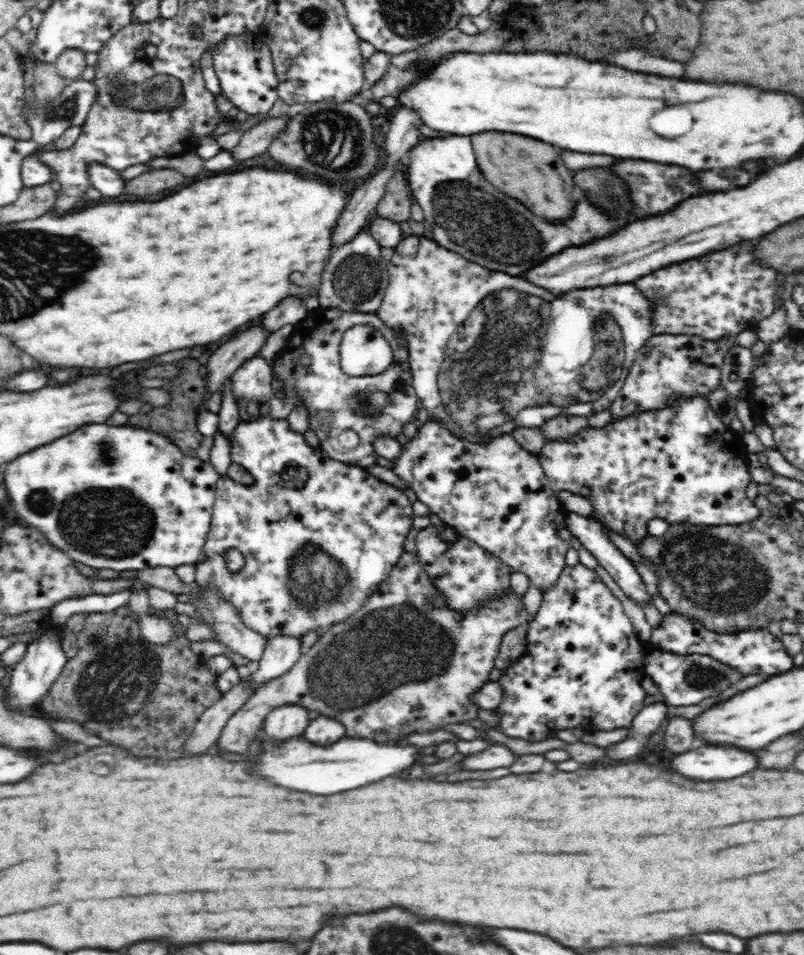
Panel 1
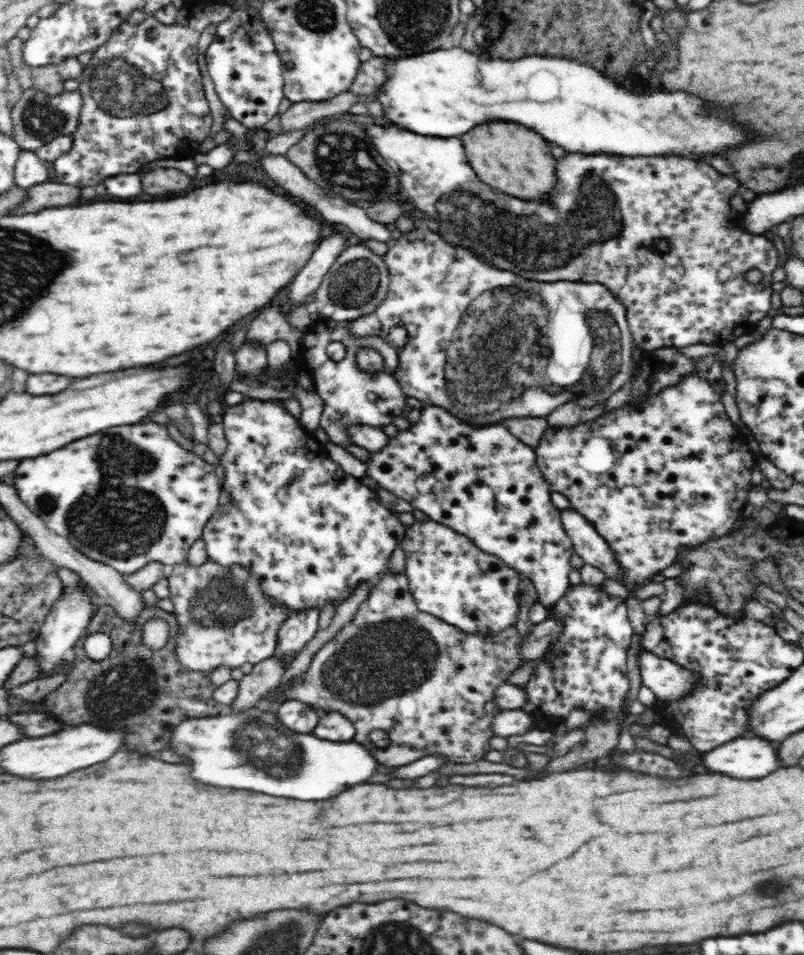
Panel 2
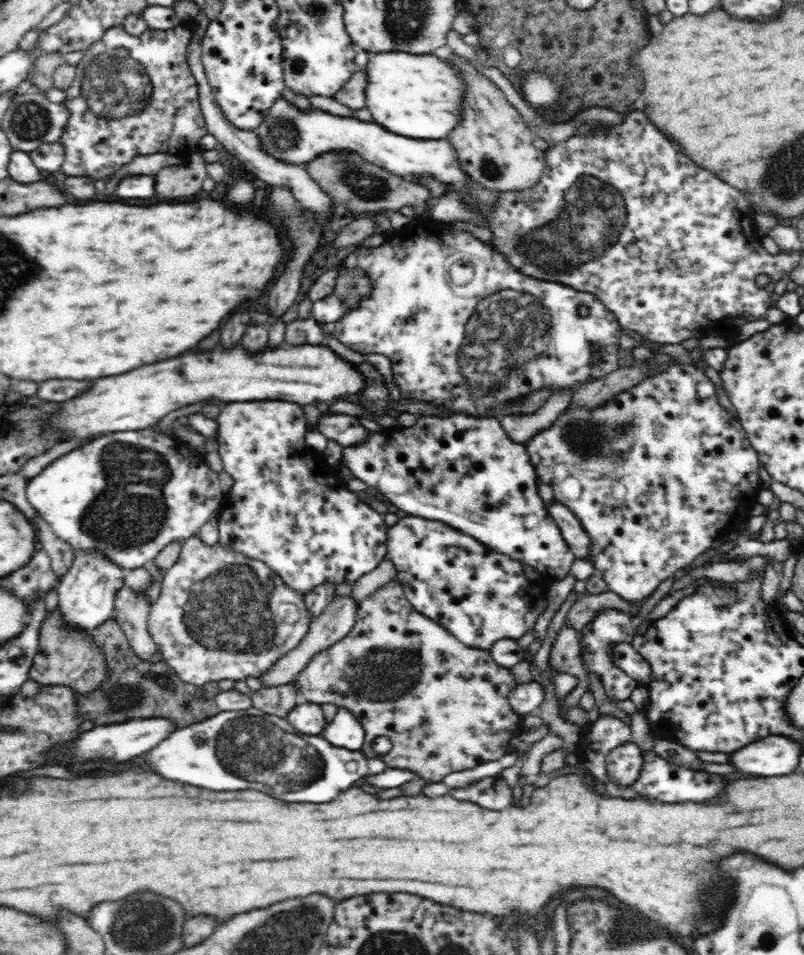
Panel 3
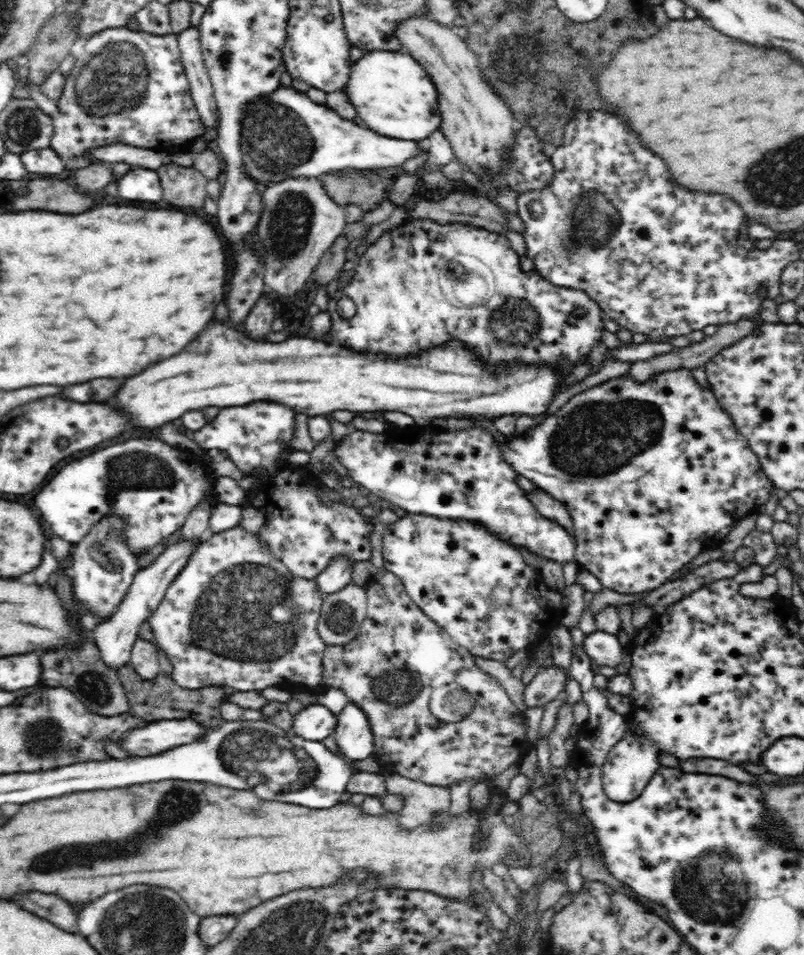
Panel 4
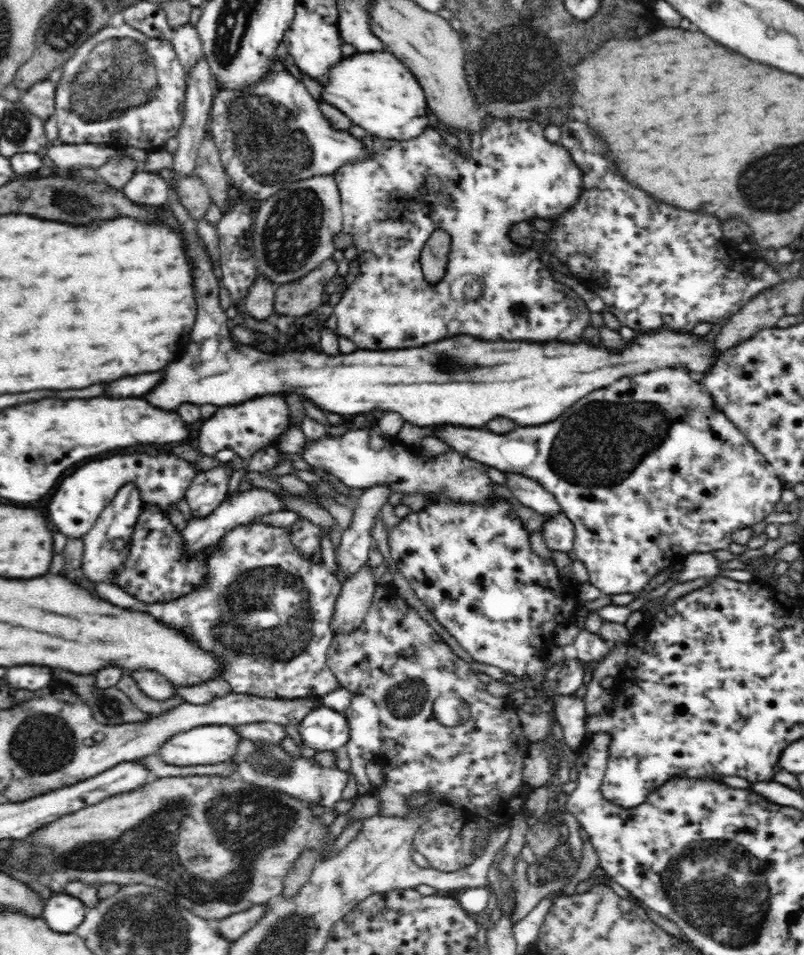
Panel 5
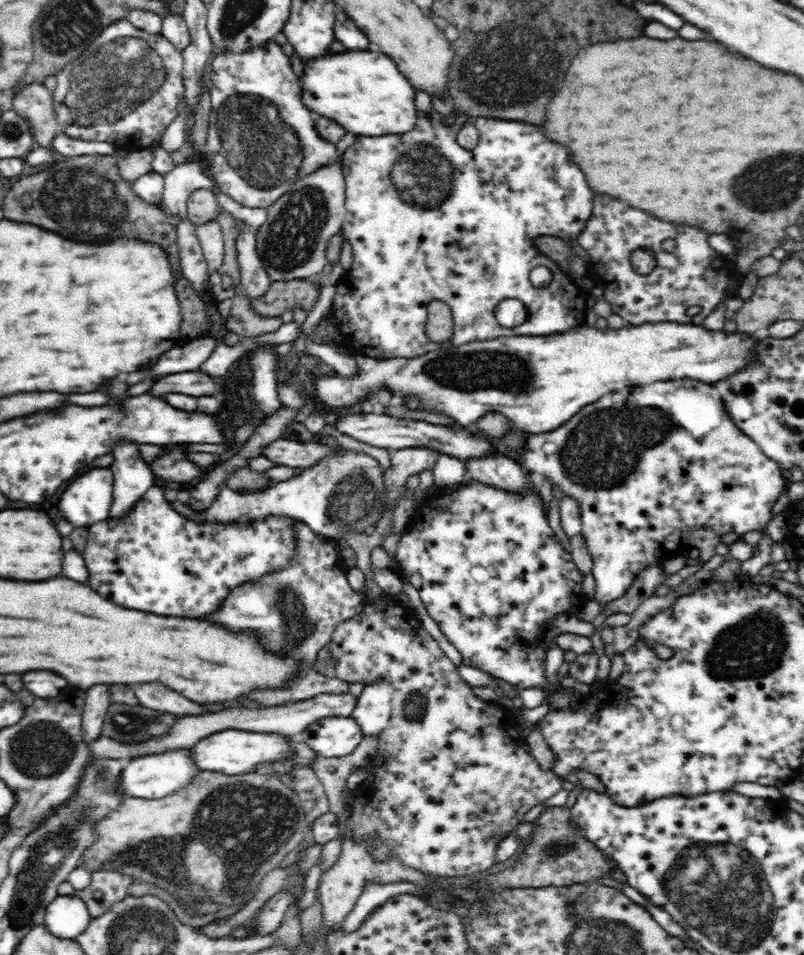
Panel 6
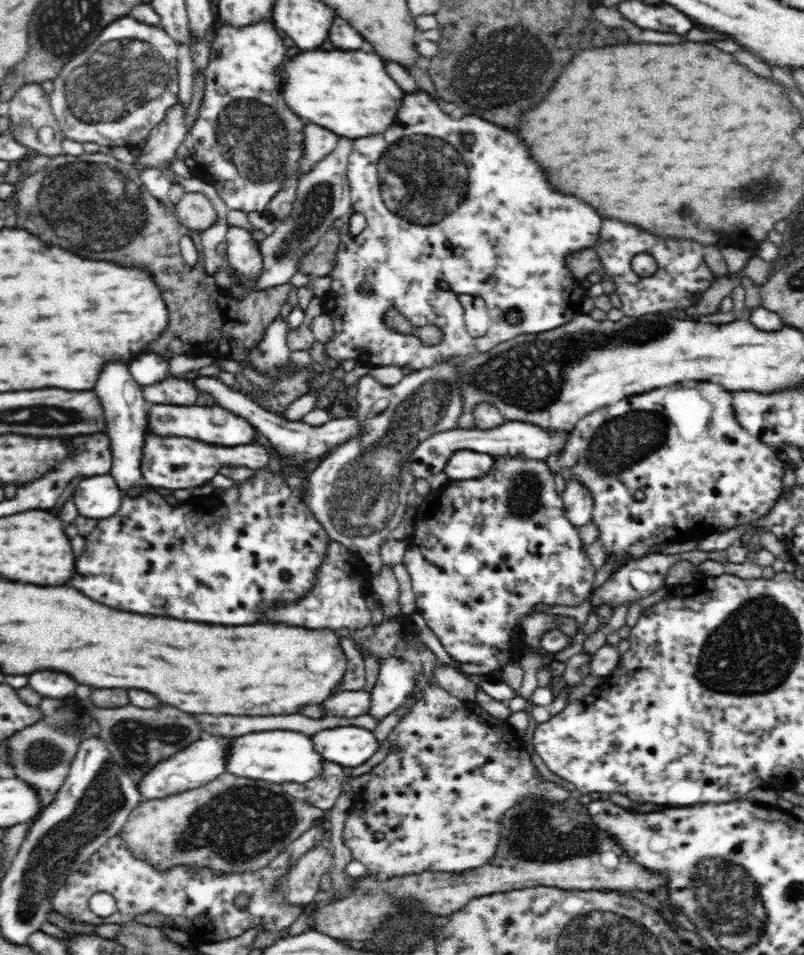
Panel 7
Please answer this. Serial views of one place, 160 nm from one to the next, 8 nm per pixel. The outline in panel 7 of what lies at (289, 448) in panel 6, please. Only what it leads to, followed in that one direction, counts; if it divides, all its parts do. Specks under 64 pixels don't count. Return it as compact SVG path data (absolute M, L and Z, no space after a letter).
M147 431L144 435L146 442L143 446L142 473L145 483L152 488L156 486L170 488L170 490L178 490L178 488L192 490L211 481L224 466L246 466L258 471L266 468L272 458L272 454L258 443L218 447L200 440L177 438L177 436L159 438Z

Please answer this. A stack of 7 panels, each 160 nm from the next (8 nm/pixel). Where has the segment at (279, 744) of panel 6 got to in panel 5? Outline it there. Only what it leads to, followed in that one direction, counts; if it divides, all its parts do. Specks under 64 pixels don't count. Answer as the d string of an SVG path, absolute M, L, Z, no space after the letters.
M194 725L172 733L158 748L157 754L174 766L208 766L230 757L236 745L236 731L230 725Z

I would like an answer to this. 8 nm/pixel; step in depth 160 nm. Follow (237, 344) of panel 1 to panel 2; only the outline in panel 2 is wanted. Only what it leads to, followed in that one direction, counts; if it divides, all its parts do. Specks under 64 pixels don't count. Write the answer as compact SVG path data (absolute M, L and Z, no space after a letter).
M270 306L262 310L250 324L248 340L256 340L260 344L270 344L274 340L284 340L290 344L291 352L297 352L296 344L306 336L305 332L292 327L287 316L280 310L280 306Z

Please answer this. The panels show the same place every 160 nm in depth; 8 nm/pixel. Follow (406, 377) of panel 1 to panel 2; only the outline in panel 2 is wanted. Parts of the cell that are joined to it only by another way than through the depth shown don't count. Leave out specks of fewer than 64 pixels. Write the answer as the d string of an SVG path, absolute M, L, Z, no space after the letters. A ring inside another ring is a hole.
M320 318L316 320L313 325L309 326L310 332L306 330L306 336L304 337L304 346L297 350L300 352L298 354L298 360L302 360L306 366L302 368L310 368L314 376L314 383L316 384L316 390L314 392L318 393L318 396L324 401L324 412L322 412L322 420L320 420L319 426L321 426L326 434L329 436L329 441L334 444L340 445L343 448L347 445L353 444L350 437L346 434L347 426L350 425L366 425L374 426L374 428L382 428L387 424L392 424L392 420L396 416L402 416L404 408L406 408L406 393L404 389L400 386L399 380L396 376L396 370L399 366L399 353L395 346L390 344L382 335L376 335L373 333L372 336L362 336L362 338L357 338L357 335L350 333L348 326L350 324L348 321L336 322L330 319ZM330 342L342 342L345 346L345 357L340 361L334 361L330 359L330 356L326 353L326 346ZM360 348L373 348L377 350L383 358L385 369L383 371L362 371L358 365L356 365L356 354Z

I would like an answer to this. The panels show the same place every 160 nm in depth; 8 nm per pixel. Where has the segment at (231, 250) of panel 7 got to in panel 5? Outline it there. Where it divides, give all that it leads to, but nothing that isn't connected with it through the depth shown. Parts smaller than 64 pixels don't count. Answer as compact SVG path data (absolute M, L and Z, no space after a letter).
M259 272L245 296L245 312L258 321L276 318L277 314L274 310L275 289L276 285L269 282Z

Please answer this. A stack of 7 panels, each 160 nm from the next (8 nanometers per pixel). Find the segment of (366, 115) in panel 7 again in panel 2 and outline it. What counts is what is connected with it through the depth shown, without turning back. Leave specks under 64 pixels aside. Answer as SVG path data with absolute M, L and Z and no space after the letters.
M445 47L435 51L430 51L418 56L413 57L395 57L391 60L393 62L393 69L388 71L386 80L380 86L378 94L375 96L375 100L380 102L384 109L384 117L390 122L394 122L396 126L404 128L404 130L410 132L420 132L421 136L430 137L462 137L470 132L470 128L474 129L476 124L482 124L482 122L518 122L518 126L532 128L537 135L542 134L546 141L554 142L558 146L562 146L564 150L568 150L568 153L580 153L581 155L622 155L622 156L664 156L664 154L682 154L686 158L704 158L708 154L718 154L726 148L734 148L734 146L740 146L742 142L748 142L746 138L746 132L742 132L736 124L732 122L726 122L726 120L718 120L714 116L708 116L706 112L706 104L702 106L702 100L692 96L692 94L686 94L686 92L656 92L656 94L632 94L632 92L626 92L624 88L616 86L612 82L612 78L604 78L598 70L590 68L590 66L584 66L576 60L566 60L566 58L538 58L538 56L526 56L526 58L520 58L514 62L508 60L486 60L482 62L478 58L477 52L470 52L462 49L462 47Z

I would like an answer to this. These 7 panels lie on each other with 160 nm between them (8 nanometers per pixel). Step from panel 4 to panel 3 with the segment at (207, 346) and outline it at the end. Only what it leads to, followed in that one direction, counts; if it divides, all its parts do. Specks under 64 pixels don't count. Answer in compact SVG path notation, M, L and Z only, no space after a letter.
M242 344L228 350L216 346L208 352L188 352L120 376L100 378L94 382L90 392L60 404L60 412L50 424L60 430L64 438L87 439L103 432L148 428L148 424L158 424L168 412L214 398L222 402L282 400L301 407L316 402L330 404L336 402L340 392L360 388L360 380L364 380L364 376L356 376L352 370L346 360L321 344L306 344L300 348L288 348L282 344L258 354L248 352Z

